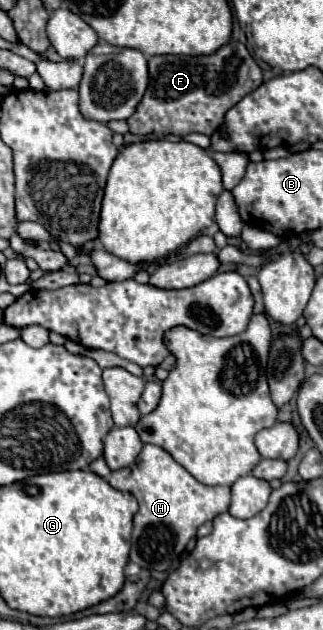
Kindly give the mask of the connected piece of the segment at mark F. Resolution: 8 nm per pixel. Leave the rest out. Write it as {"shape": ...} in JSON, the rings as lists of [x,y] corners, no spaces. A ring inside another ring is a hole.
{"shape":[[[228,42],[208,56],[152,56],[148,60],[150,82],[136,112],[126,120],[132,134],[186,136],[200,132],[210,136],[228,108],[262,84],[262,70],[242,42]]]}

